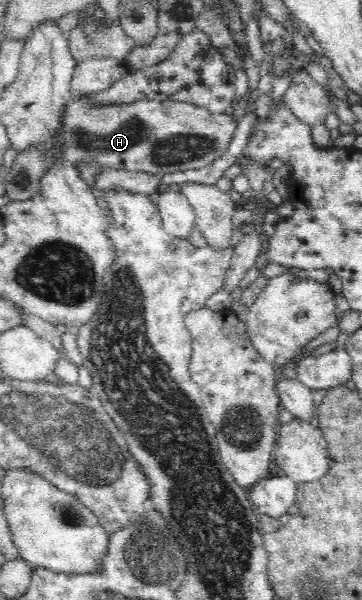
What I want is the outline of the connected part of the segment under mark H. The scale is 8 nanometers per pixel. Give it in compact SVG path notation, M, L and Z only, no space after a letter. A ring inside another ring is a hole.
M79 96L71 105L67 105L67 113L63 117L63 158L76 166L79 162L91 159L115 170L131 169L161 174L201 169L227 153L237 127L239 122L235 121L233 115L213 115L209 110L189 102L140 100L131 105L115 104L103 109L91 109L85 104L84 97Z

